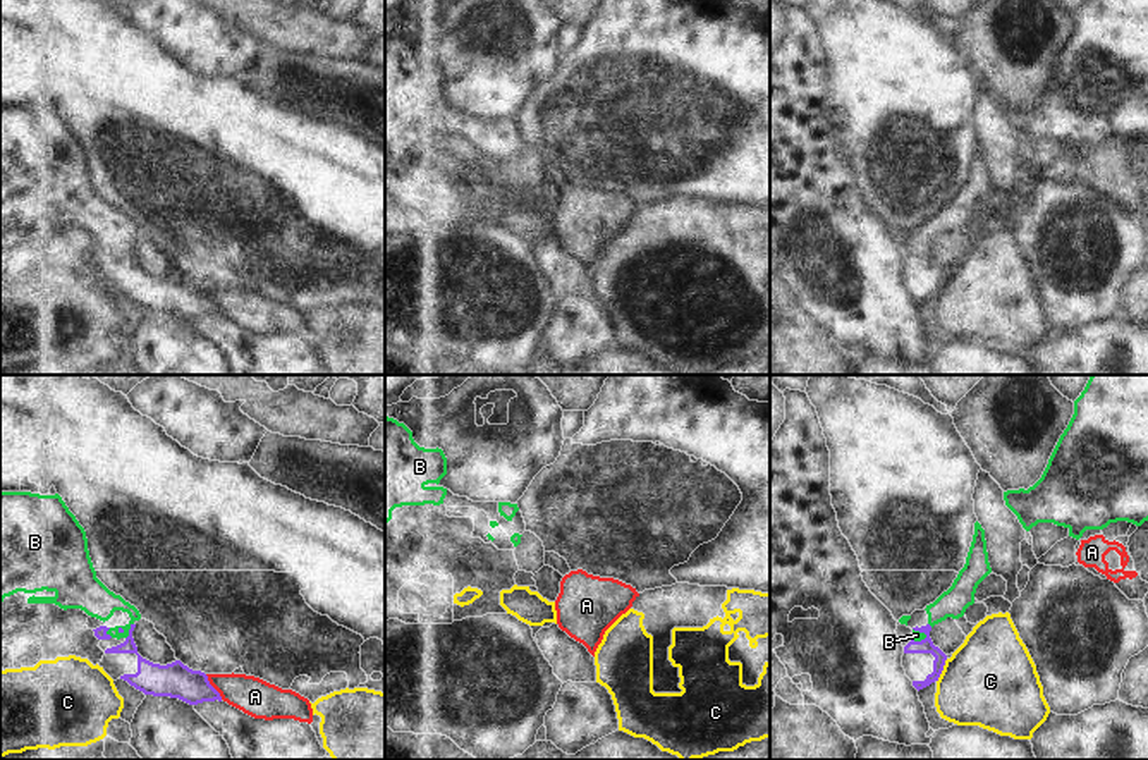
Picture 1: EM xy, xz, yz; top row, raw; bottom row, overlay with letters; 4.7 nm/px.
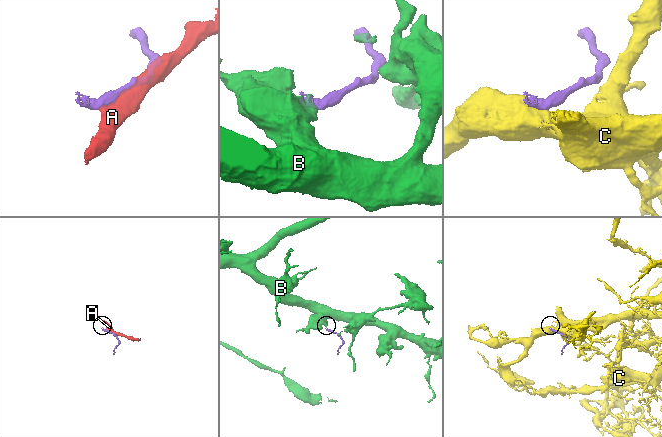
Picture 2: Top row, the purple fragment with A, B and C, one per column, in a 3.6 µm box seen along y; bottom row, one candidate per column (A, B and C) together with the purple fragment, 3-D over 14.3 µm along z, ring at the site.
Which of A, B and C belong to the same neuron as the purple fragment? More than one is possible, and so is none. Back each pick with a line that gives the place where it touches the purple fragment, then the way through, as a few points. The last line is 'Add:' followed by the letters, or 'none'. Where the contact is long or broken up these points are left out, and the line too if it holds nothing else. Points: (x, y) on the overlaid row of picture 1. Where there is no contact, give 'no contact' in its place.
B: meets purple in xy at (129, 631)
Add: B

